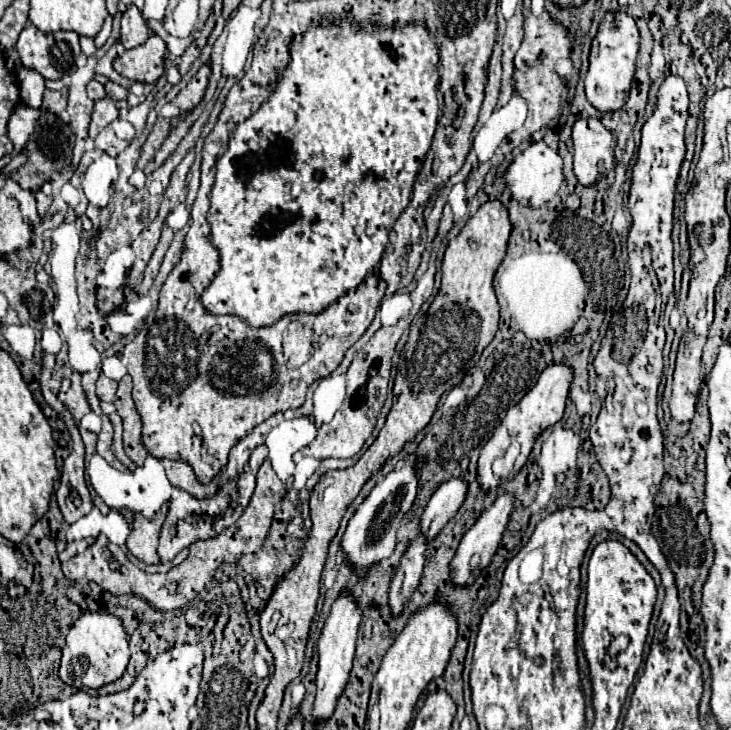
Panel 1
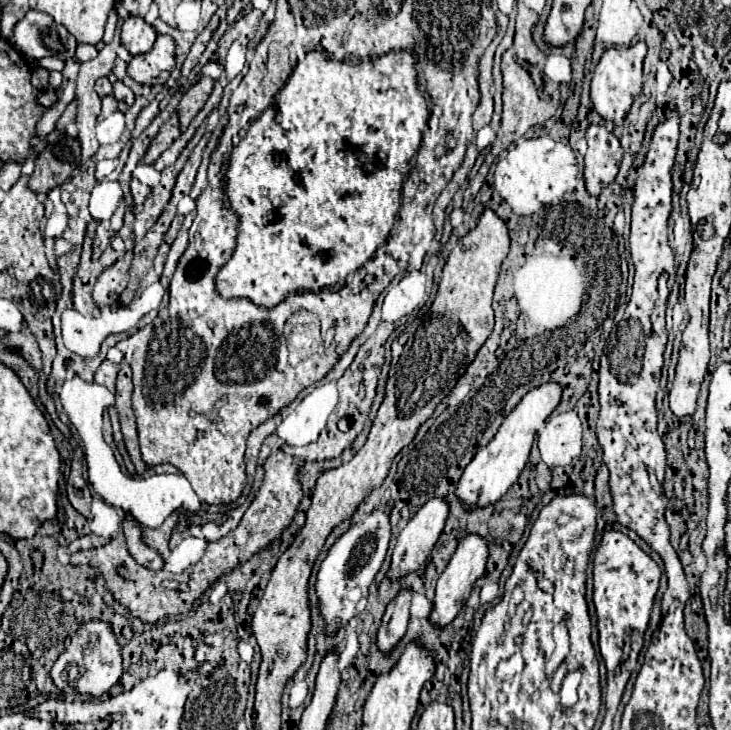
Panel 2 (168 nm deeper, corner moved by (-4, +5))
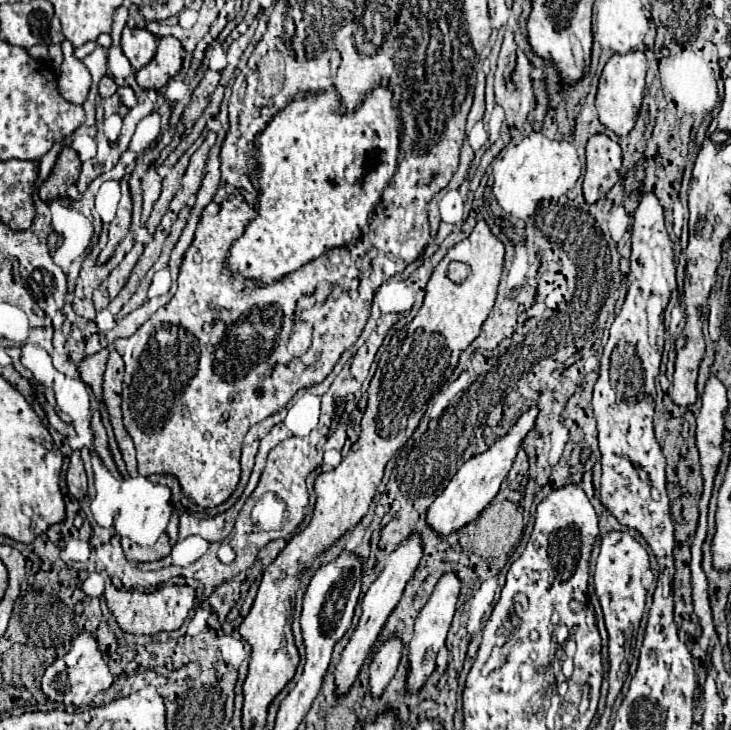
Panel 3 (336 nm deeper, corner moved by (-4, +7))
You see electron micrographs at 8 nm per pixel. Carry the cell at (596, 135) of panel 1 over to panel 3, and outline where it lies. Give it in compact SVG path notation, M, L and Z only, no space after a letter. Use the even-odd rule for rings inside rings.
M592 135L586 145L586 175L584 175L584 199L596 203L620 179L622 153L620 145L608 135Z

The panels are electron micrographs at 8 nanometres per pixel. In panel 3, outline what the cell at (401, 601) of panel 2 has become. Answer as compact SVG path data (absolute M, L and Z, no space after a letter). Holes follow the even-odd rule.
M388 639L378 649L370 663L370 695L380 697L384 689L388 687L390 679L394 677L398 663L402 657L402 641L400 639Z

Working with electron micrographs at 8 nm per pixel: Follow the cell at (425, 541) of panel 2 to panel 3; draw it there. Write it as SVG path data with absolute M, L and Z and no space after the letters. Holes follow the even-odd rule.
M410 535L408 541L400 543L400 547L388 557L388 563L384 567L384 571L378 575L378 579L370 585L370 589L366 591L364 599L362 599L362 615L360 615L360 621L358 621L358 627L356 631L352 633L348 645L344 647L342 651L342 659L340 663L336 665L336 671L334 671L334 695L336 697L342 697L350 691L350 687L354 685L362 665L364 665L364 659L368 657L372 645L378 641L378 635L388 619L388 615L392 613L392 609L398 605L400 597L402 597L402 591L406 587L406 583L410 581L414 569L418 567L418 561L422 559L422 543L420 543L420 537L418 535Z

